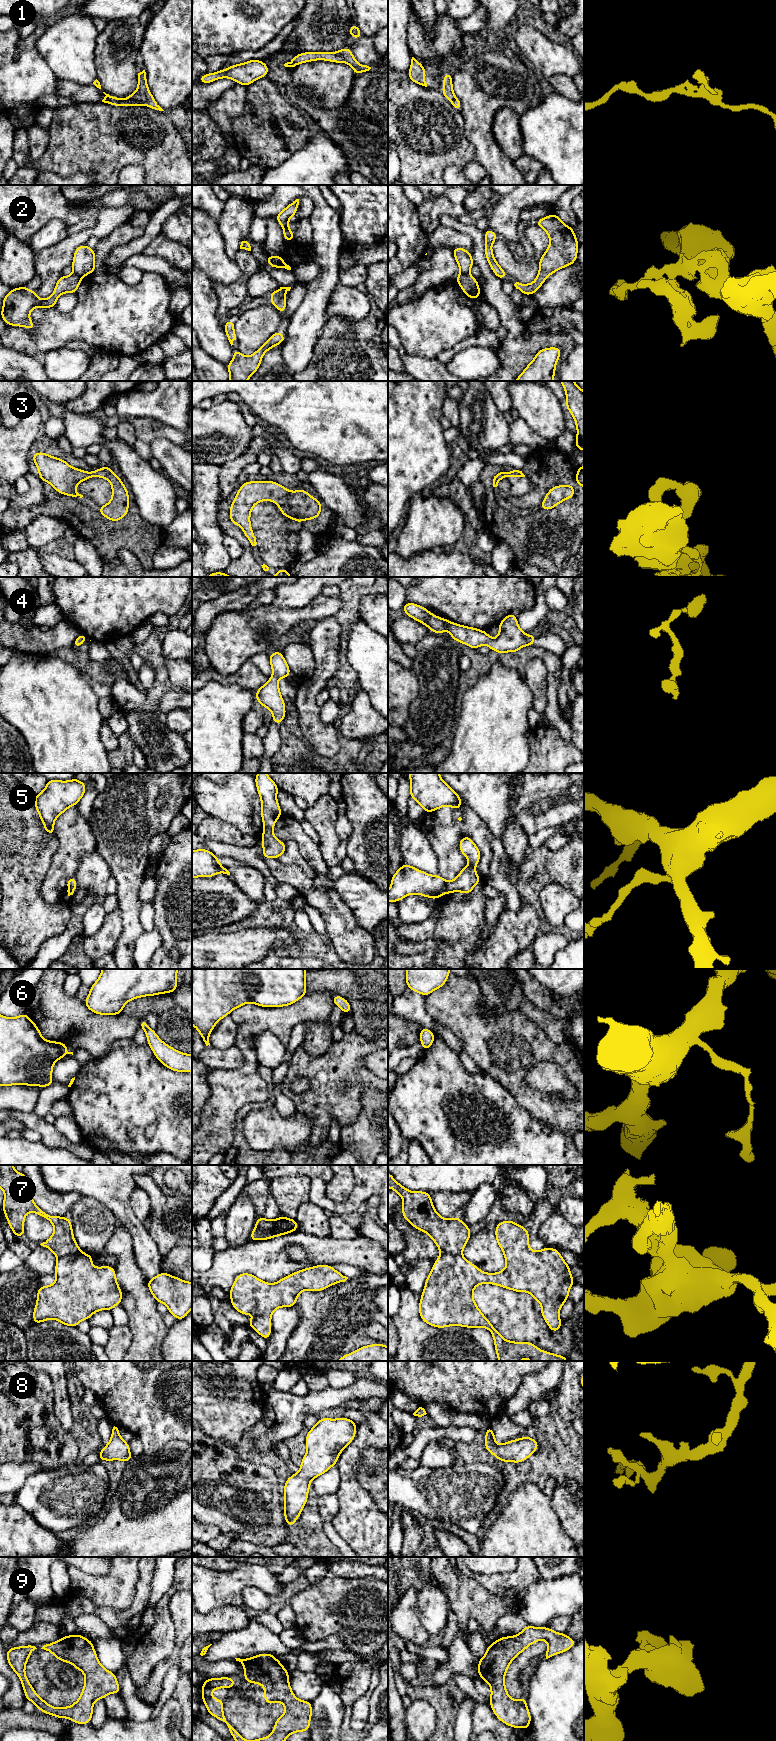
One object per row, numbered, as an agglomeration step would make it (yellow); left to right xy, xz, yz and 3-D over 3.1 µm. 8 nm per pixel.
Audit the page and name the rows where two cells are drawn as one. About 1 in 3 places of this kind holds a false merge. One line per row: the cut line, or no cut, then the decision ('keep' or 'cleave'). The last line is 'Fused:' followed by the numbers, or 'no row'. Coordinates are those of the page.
1: cut none; keep
2: cut xz (273, 256), (275, 266); cleave
3: cut none; keep
4: cut none; keep
5: cut none; keep
6: cut none; keep
7: cut xy (80, 1250), (58, 1258); cleave
8: cut none; keep
9: cut none; keep
Fused: 2, 7

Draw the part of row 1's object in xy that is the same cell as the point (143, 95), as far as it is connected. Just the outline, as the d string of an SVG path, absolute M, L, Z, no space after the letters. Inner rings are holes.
M143 70L138 73L138 85L137 90L132 94L127 96L126 99L120 99L117 97L110 96L103 92L106 96L102 102L113 105L113 106L149 106L152 109L164 111L155 101L152 96L148 86L146 72Z

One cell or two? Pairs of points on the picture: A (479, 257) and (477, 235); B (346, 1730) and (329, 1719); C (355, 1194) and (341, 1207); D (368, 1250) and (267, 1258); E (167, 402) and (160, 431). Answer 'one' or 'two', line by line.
A: one
B: two
C: one
D: one
E: two

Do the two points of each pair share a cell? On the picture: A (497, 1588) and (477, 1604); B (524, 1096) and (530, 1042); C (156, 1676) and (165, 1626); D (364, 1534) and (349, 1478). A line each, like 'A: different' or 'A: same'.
A: different
B: same
C: different
D: same

